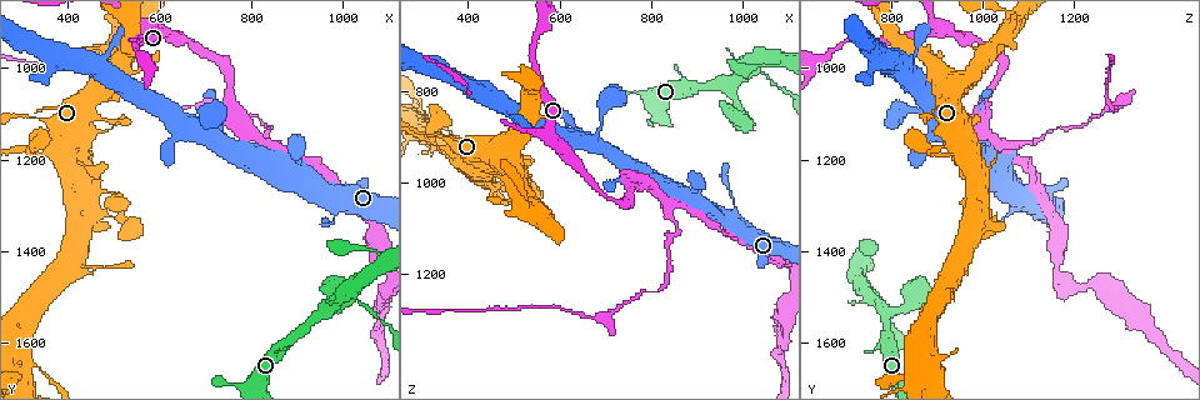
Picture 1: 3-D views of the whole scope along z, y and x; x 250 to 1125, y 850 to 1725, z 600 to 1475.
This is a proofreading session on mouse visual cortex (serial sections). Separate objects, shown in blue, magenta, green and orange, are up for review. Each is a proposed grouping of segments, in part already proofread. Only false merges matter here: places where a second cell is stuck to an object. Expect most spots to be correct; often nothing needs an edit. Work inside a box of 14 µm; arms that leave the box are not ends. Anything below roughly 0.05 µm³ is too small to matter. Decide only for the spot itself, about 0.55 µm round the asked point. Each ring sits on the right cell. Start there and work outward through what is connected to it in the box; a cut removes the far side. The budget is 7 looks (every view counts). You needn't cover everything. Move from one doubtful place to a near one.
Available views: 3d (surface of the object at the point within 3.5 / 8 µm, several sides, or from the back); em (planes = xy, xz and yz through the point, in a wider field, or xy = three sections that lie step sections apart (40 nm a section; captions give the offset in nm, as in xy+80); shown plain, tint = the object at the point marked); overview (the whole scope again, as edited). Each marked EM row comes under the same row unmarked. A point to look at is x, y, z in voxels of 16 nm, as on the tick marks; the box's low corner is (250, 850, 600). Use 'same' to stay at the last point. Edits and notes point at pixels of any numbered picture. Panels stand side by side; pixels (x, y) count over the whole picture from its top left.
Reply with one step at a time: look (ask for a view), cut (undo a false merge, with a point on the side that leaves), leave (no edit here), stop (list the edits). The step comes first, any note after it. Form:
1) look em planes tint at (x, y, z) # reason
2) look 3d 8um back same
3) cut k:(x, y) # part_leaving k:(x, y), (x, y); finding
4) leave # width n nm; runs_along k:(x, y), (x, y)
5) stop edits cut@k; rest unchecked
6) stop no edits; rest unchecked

look 3d 3.5um at (1015, 1490, 740) # side arm on a straight run

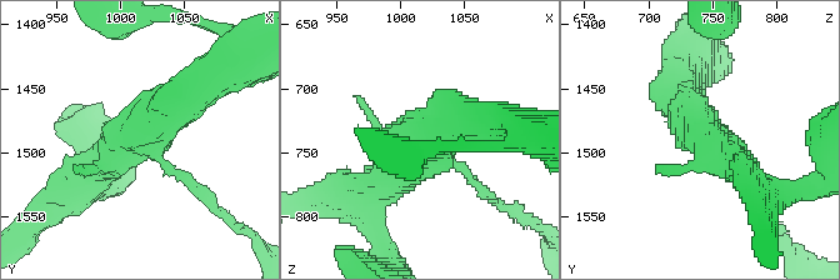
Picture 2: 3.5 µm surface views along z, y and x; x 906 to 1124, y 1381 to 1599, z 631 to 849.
look em planes tint at (1014, 1490, 748) # now the EM

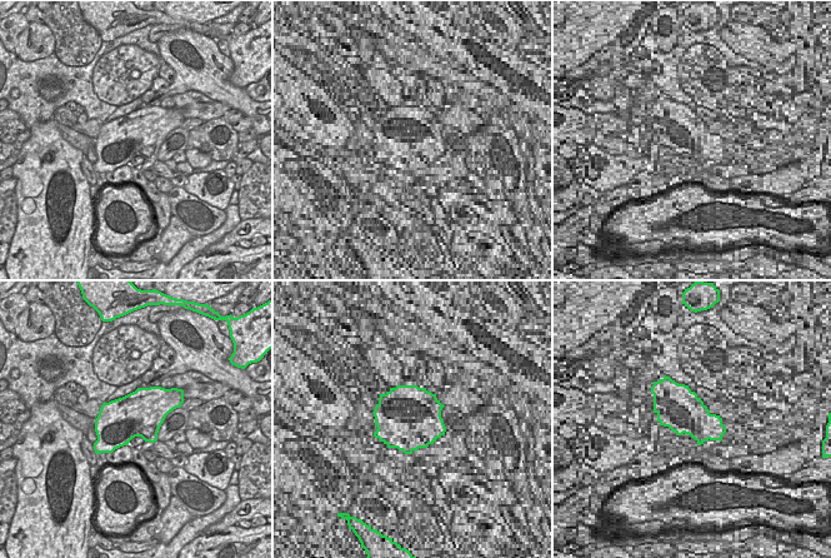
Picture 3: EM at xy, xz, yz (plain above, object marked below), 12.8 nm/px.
leave # all the same cell

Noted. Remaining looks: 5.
look 3d 3.5um back at (840, 1165, 1050) # calibre changes

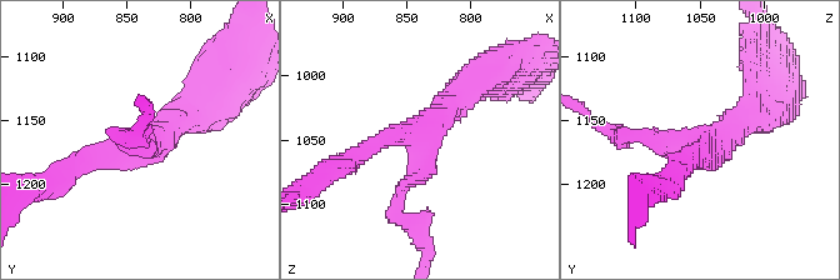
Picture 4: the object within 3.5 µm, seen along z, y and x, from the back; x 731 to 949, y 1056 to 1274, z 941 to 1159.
look em xy step 3 tint at (840, 1168, 1046) # arms 3; arm_widths 200, 250, 400 nm; shape alone is not enough

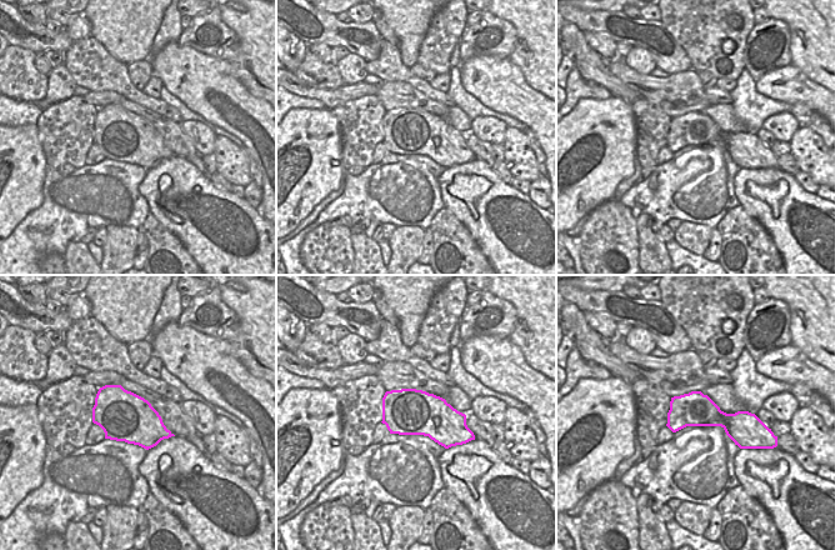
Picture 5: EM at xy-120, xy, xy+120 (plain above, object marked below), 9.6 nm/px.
leave # runs_along 4:(478, 80), (420, 135), (351, 160); continuous, no second cell

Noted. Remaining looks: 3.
look 3d 3.5um at (330, 1170, 920) # a narrow waist

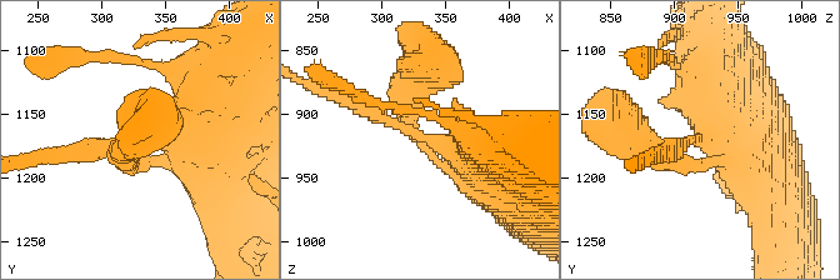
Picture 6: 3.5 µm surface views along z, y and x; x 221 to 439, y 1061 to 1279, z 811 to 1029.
look em xy step 1 tint at (324, 1170, 918) # arm_widths 250, 500 nm

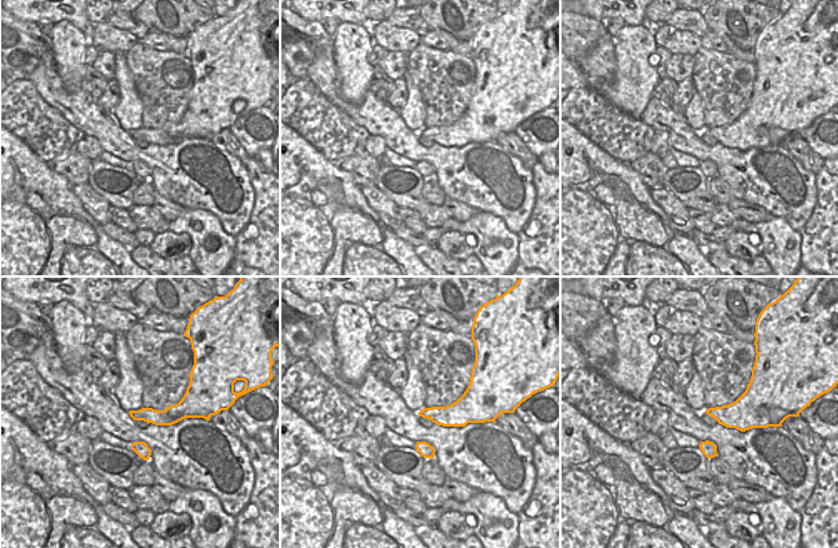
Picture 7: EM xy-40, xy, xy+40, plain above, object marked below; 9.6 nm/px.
look em xy step 2 tint same # another direction

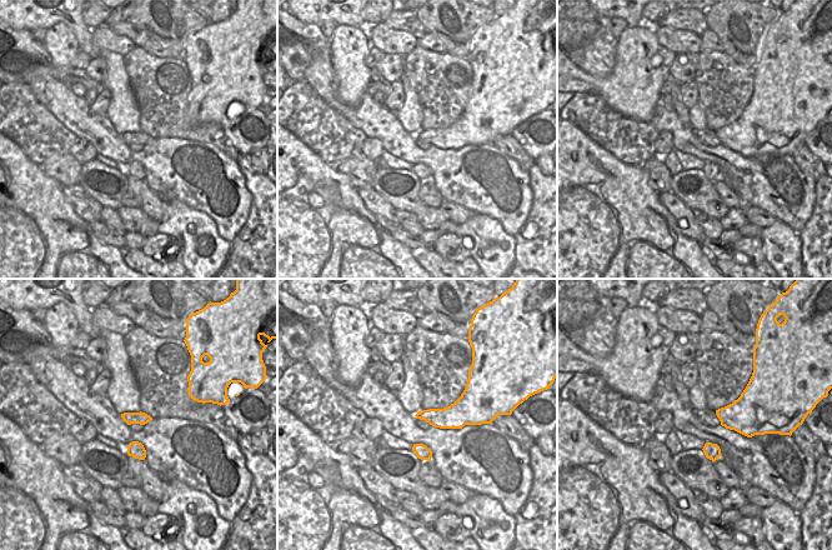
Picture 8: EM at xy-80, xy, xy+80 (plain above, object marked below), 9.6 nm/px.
leave # runs_along 6:(500, 176), (454, 148), (338, 100); all the same cell

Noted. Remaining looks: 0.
stop no edits; rest unchecked

